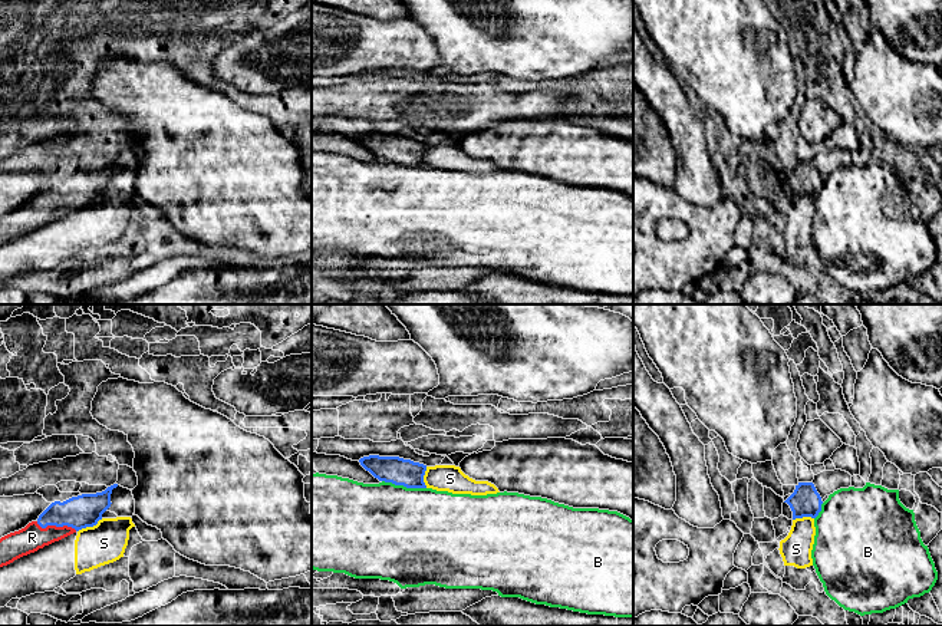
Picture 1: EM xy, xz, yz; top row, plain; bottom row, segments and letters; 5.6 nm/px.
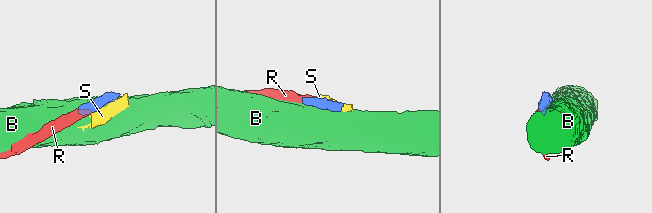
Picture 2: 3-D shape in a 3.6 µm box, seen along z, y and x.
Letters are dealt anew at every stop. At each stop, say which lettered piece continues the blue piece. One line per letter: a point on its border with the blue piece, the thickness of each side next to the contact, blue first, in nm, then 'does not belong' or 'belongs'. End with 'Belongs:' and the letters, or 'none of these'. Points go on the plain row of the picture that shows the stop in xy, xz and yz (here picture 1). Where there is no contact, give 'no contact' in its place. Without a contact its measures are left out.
B: meets blue in xz at (404, 164); 150 nm thick on the blue side, 500 nm on the other; does not belong
R: meets blue in xy at (56, 204); 180 nm thick on the blue side, 150 nm on the other; belongs
S: meets blue in xy at (89, 204); 180 nm thick on the blue side, 220 nm on the other; does not belong
Belongs: R

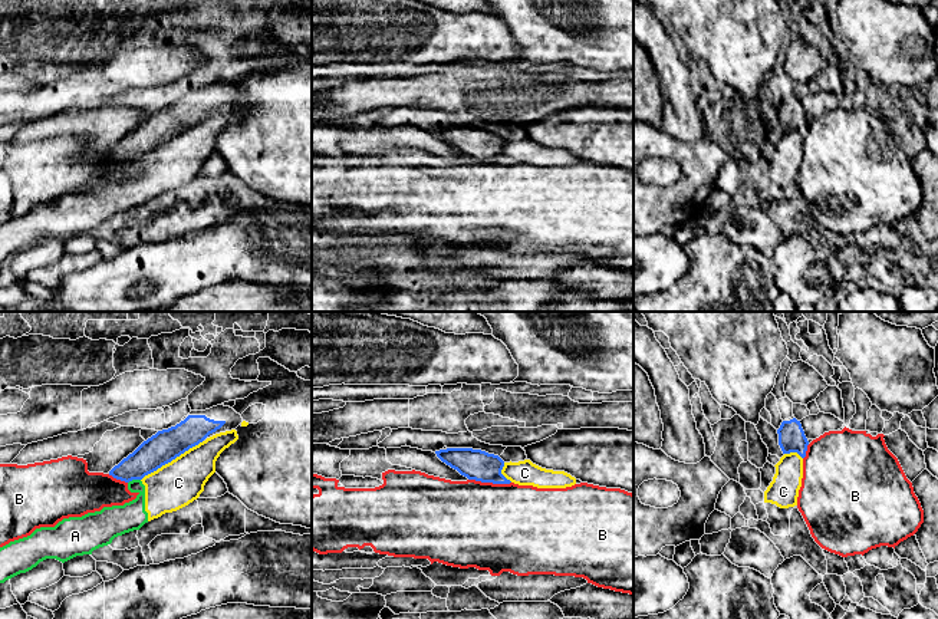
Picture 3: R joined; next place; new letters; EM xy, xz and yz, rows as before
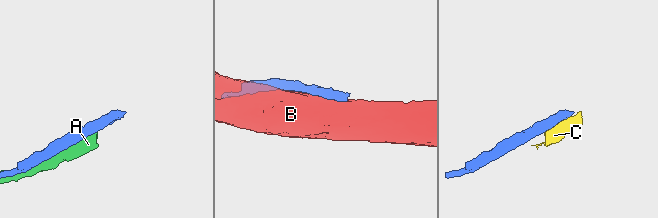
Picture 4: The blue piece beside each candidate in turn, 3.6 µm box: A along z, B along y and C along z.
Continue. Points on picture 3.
A: meets blue in xy at (134, 157); 180 nm thick on the blue side, 160 nm on the other; does not belong
B: meets blue in xz at (490, 160); 170 nm thick on the blue side, 480 nm on the other; does not belong
C: meets blue in xy at (171, 138); 180 nm thick on the blue side, 260 nm on the other; does not belong
Belongs: none of these

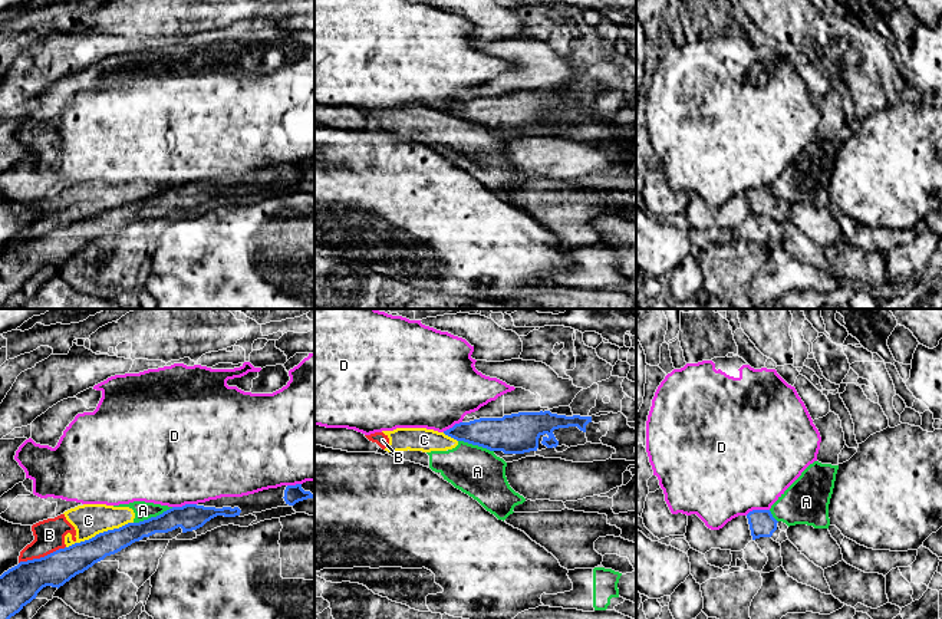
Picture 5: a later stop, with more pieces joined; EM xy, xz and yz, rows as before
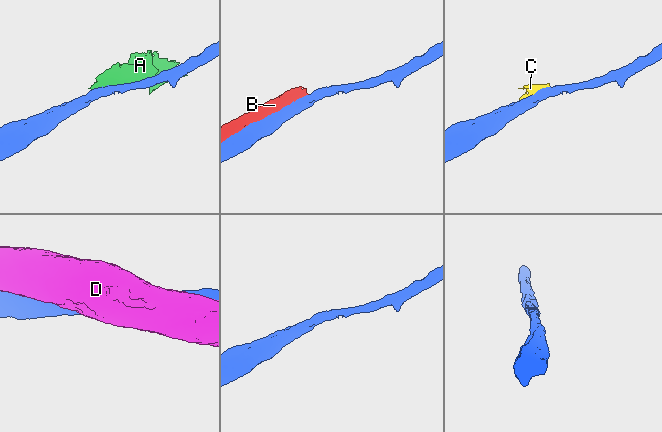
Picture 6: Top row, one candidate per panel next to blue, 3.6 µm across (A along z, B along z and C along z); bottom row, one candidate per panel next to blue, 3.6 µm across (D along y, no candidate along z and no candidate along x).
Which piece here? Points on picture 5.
A: meets blue in xy at (152, 196); 150 nm thick on the blue side, 100 nm on the other; does not belong
B: meets blue in xy at (42, 236); 220 nm thick on the blue side, 180 nm on the other; does not belong
C: meets blue in xy at (99, 211); 170 nm thick on the blue side, 180 nm on the other; does not belong
D: meets blue in xy at (184, 184); 150 nm thick on the blue side, 480 nm on the other; does not belong
Belongs: none of these

